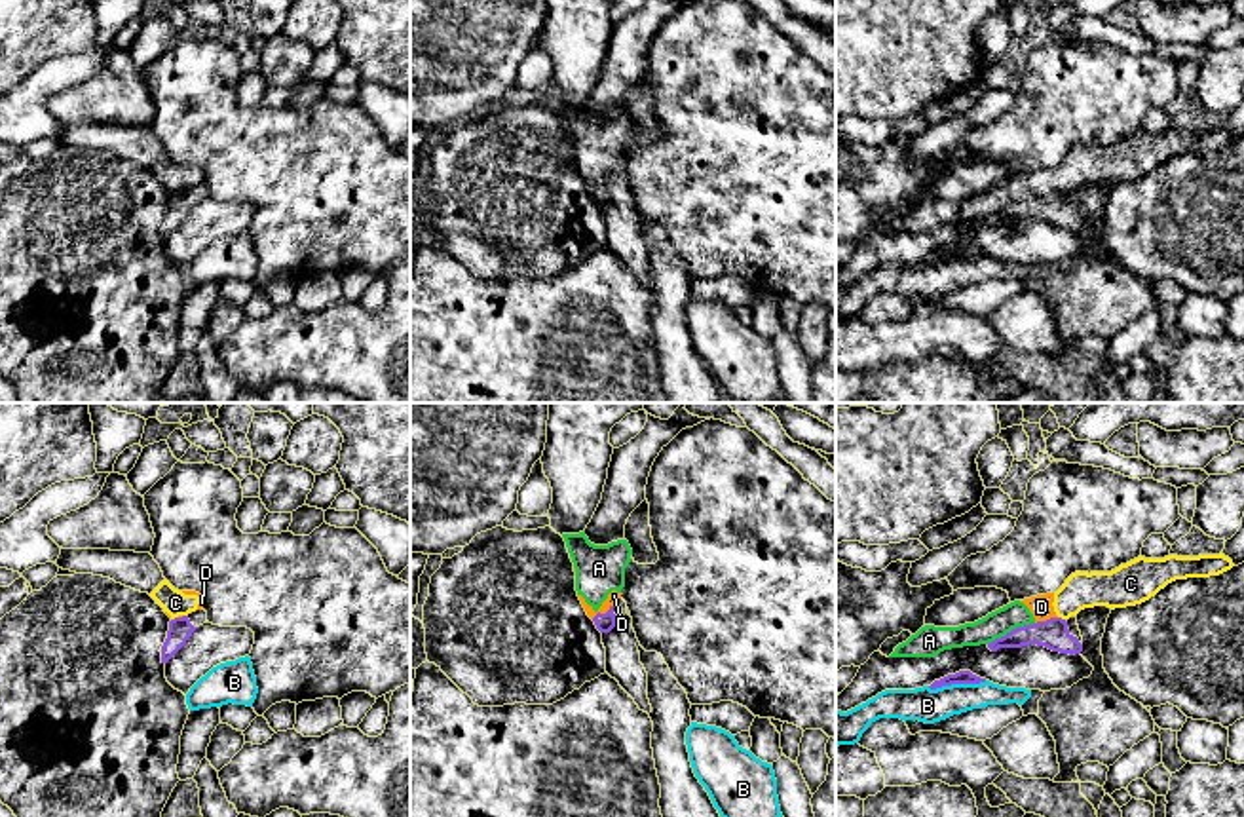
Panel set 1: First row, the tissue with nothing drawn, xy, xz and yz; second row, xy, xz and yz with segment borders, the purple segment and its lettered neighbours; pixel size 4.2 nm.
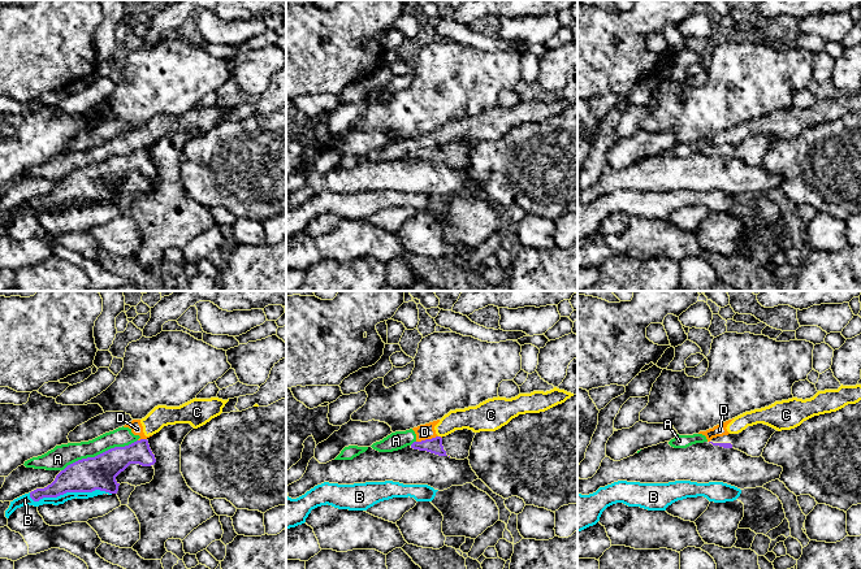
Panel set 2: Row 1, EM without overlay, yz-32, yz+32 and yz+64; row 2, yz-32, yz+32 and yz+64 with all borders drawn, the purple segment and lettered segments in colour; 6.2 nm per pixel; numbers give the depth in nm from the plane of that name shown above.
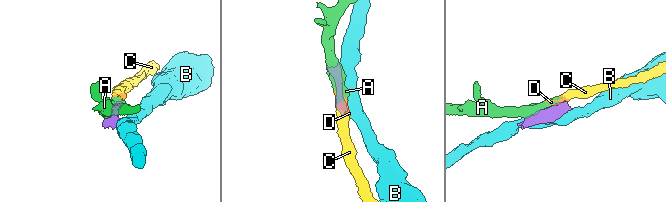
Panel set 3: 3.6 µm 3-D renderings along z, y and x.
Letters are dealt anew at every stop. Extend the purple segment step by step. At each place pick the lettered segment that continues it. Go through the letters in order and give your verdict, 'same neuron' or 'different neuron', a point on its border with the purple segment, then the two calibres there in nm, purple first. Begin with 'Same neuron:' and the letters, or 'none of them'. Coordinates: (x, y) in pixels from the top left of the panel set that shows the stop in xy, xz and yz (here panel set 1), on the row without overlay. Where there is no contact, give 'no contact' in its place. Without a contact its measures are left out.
Same neuron: none of them
A: different neuron; contact yz (1013, 204); calibres 130 and 110 nm
B: different neuron; contact yz (956, 257); calibres 60 and 150 nm
C: different neuron; contact xy (175, 192); calibres 100 and 110 nm
D: different neuron; contact xz (599, 187); calibres 80 and 50 nm

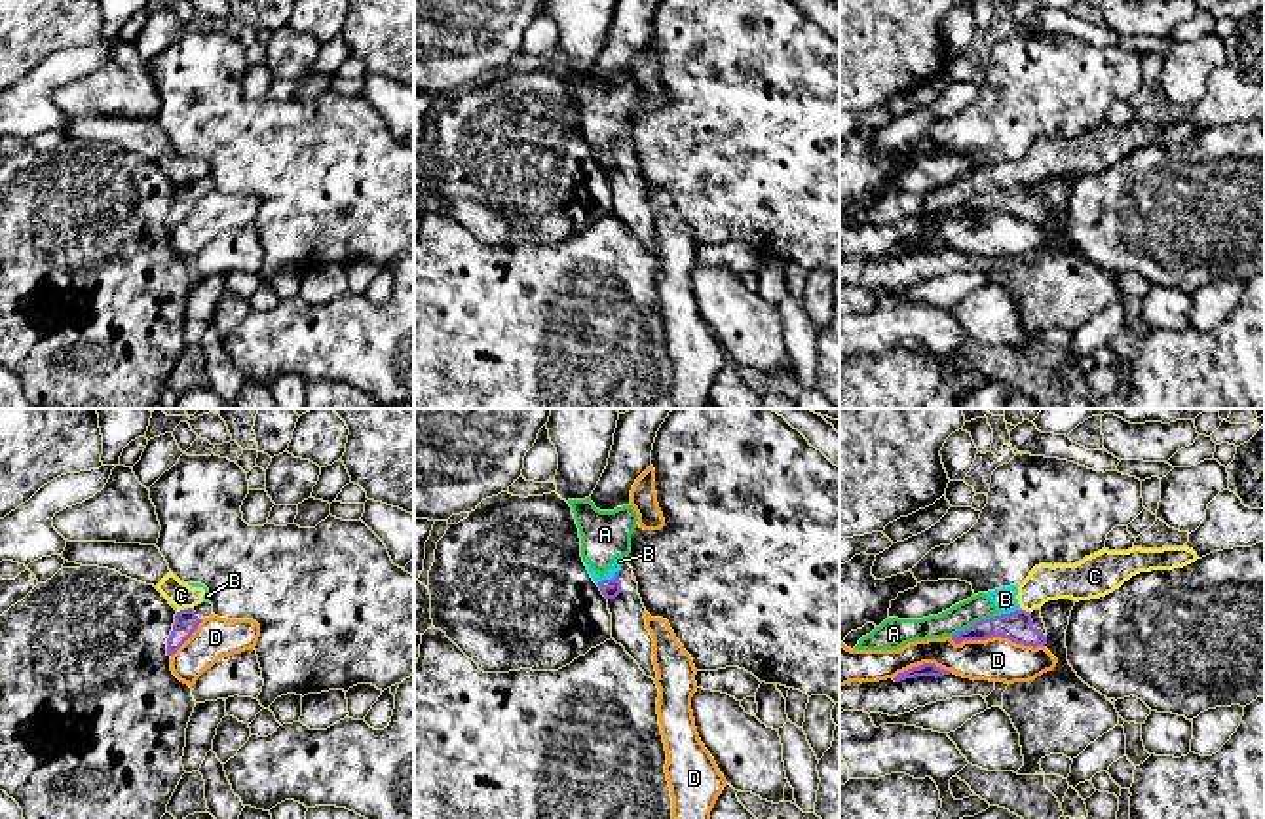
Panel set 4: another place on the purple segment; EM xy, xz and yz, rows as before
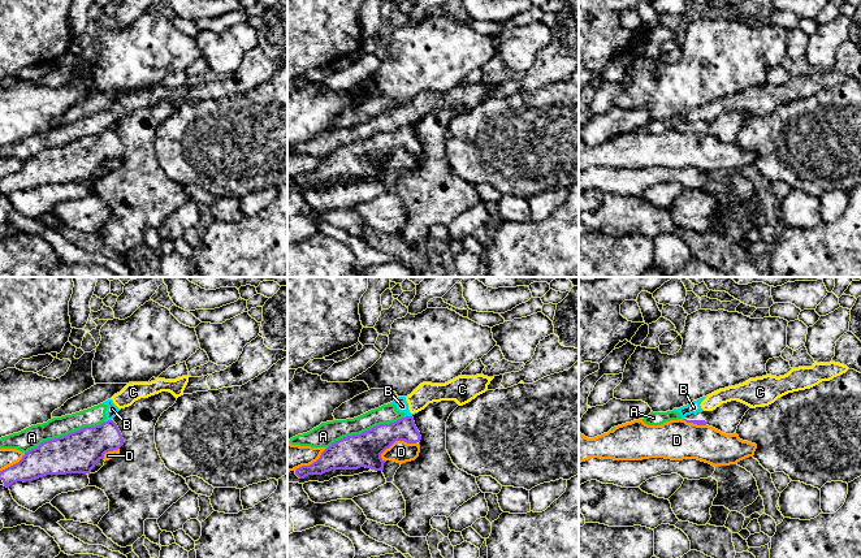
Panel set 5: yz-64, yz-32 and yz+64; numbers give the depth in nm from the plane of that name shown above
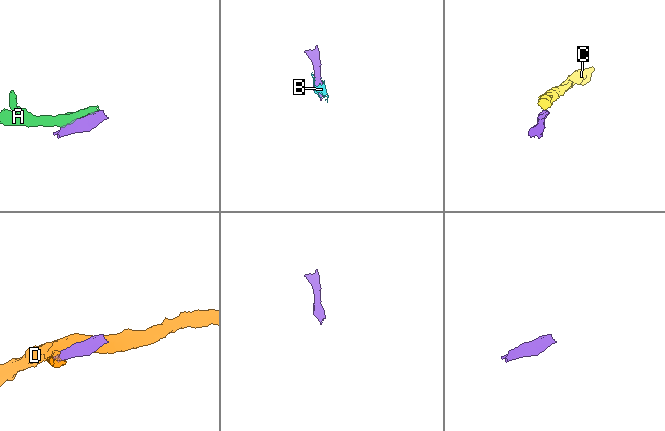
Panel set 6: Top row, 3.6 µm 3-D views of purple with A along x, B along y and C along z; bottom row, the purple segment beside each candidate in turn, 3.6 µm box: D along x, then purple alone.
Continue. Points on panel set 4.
Same neuron: none of them
A: different neuron; contact yz (977, 196); calibres 130 and 110 nm
B: different neuron; contact xz (604, 152); calibres 80 and 50 nm
C: different neuron; contact xy (181, 185); calibres 100 and 110 nm
D: different neuron; contact yz (998, 209); calibres 130 and 190 nm

